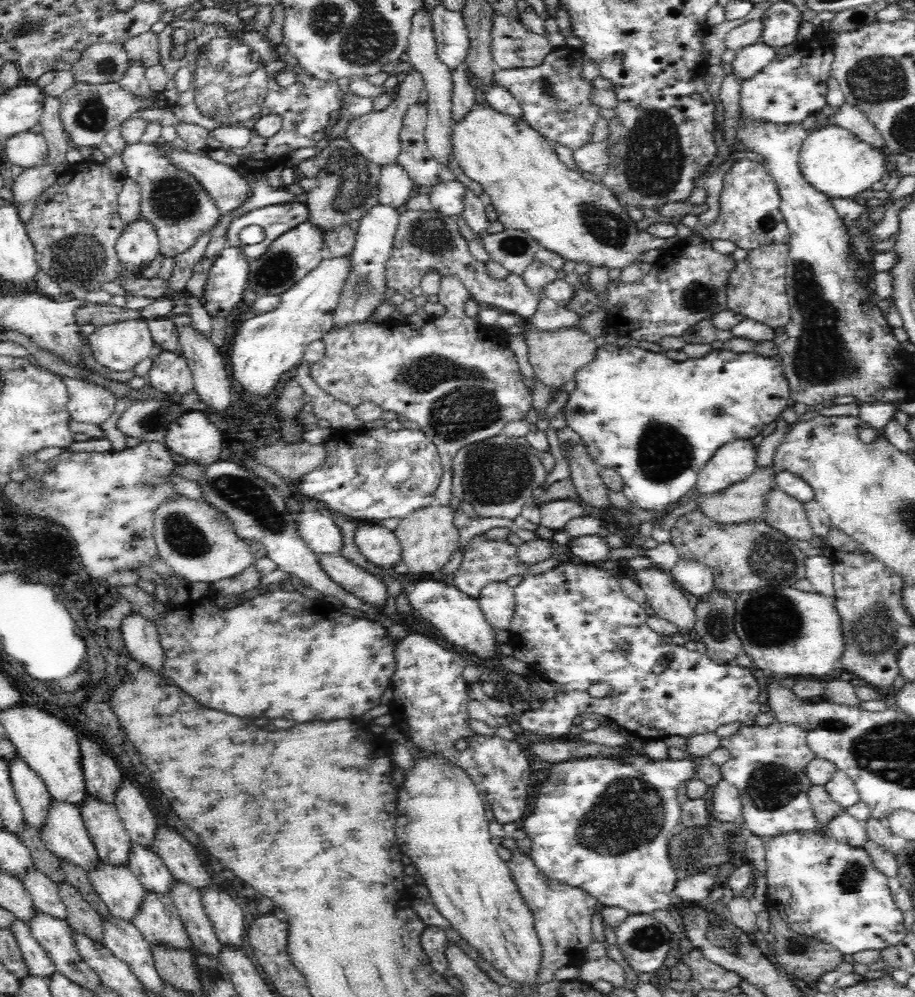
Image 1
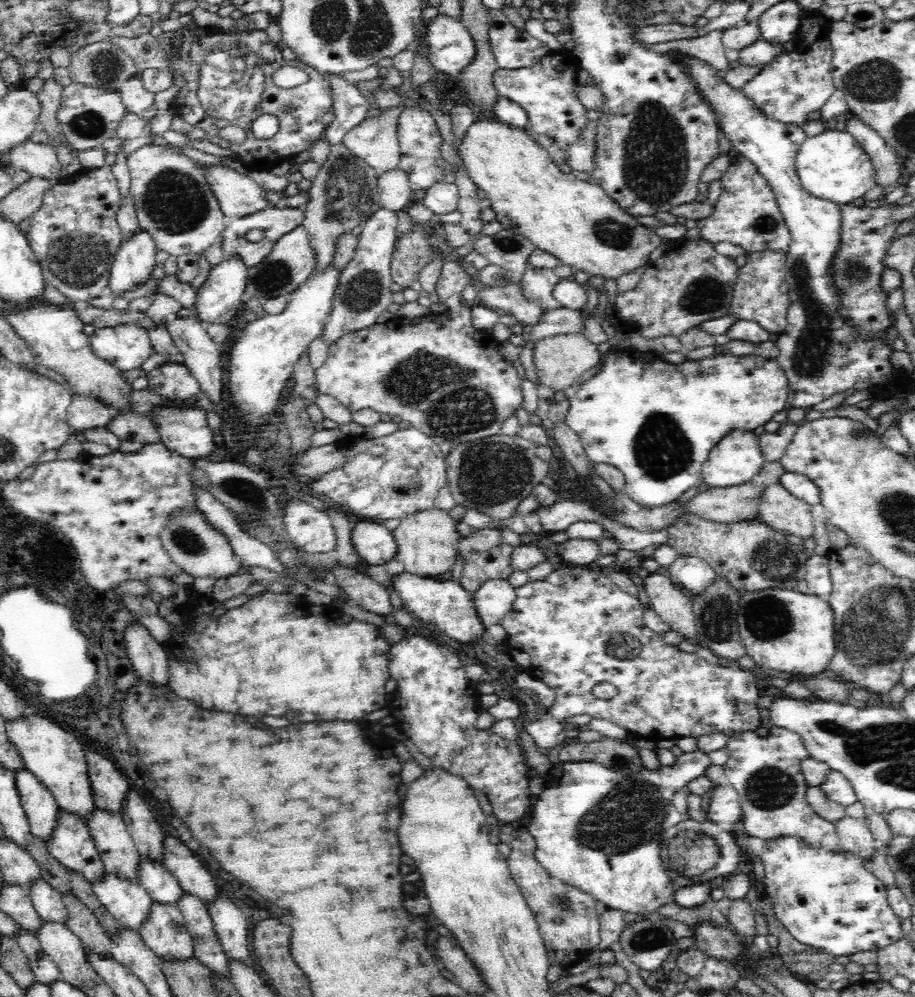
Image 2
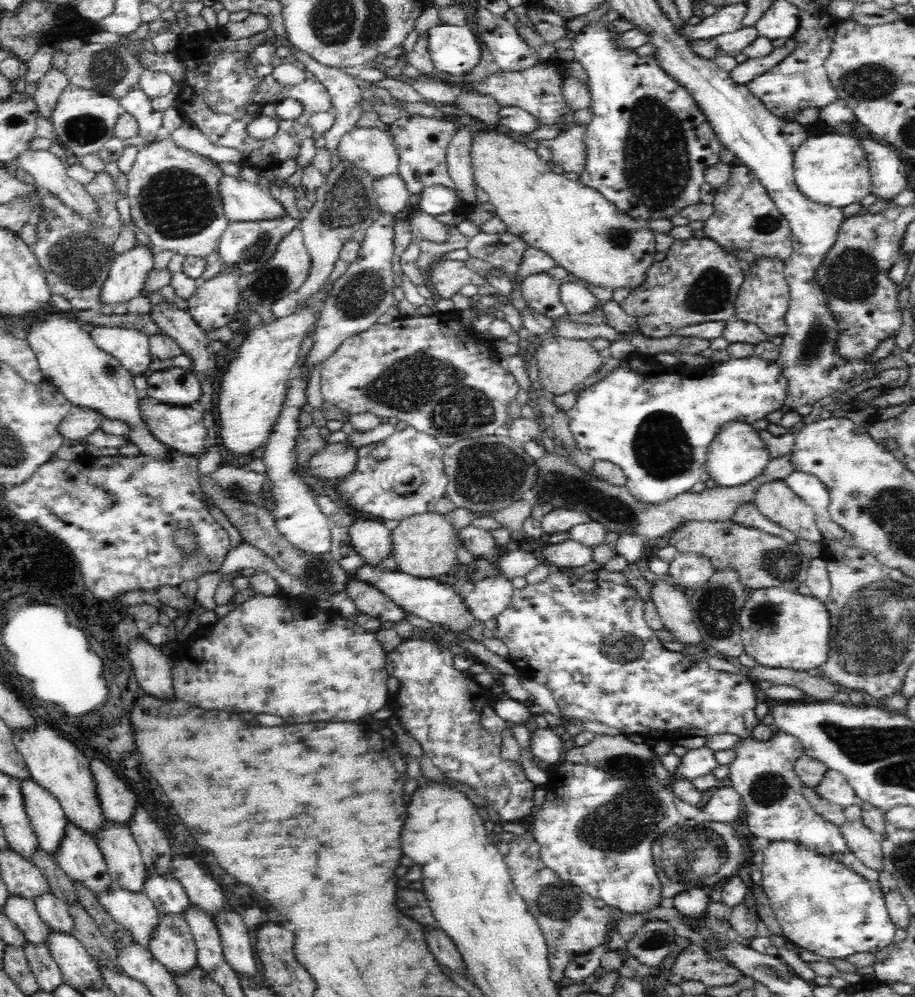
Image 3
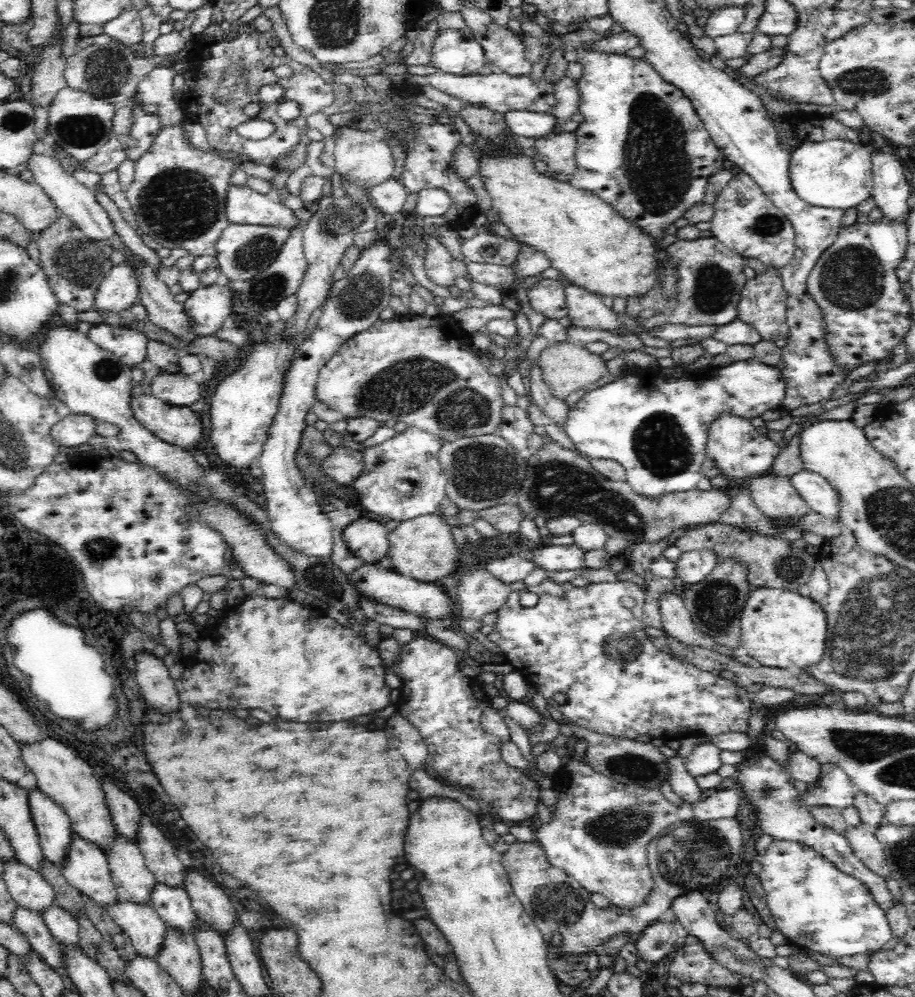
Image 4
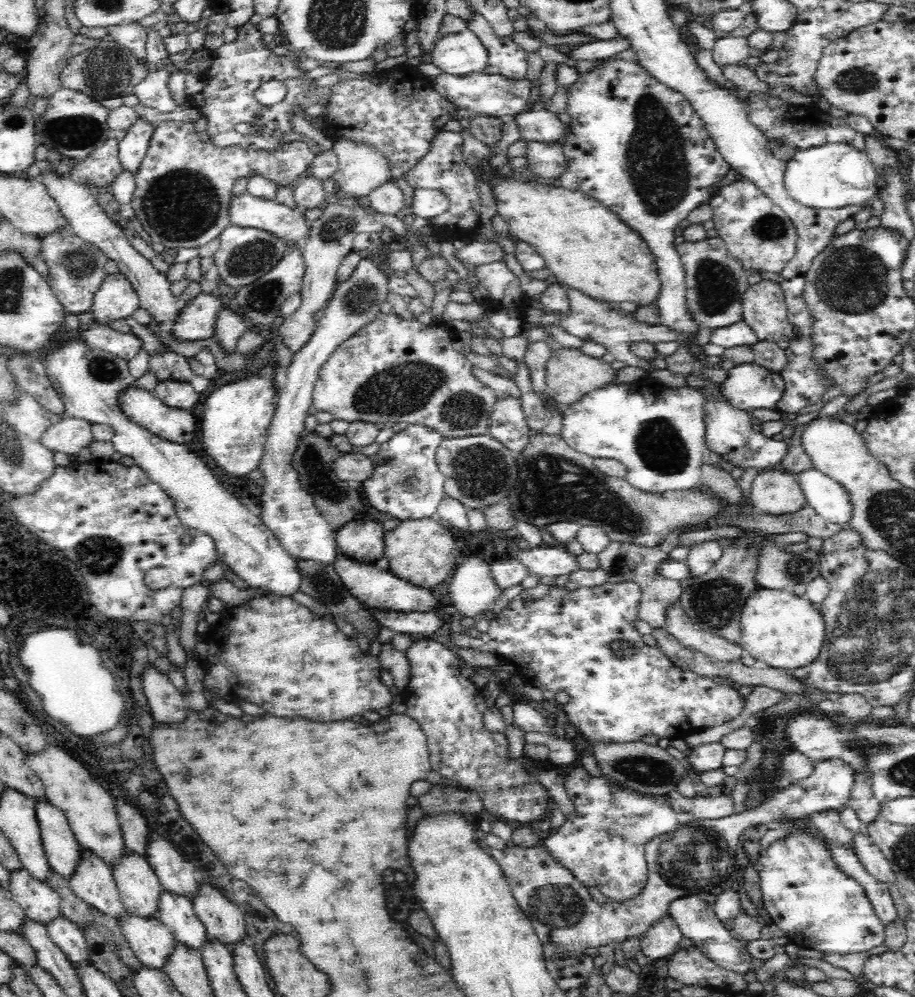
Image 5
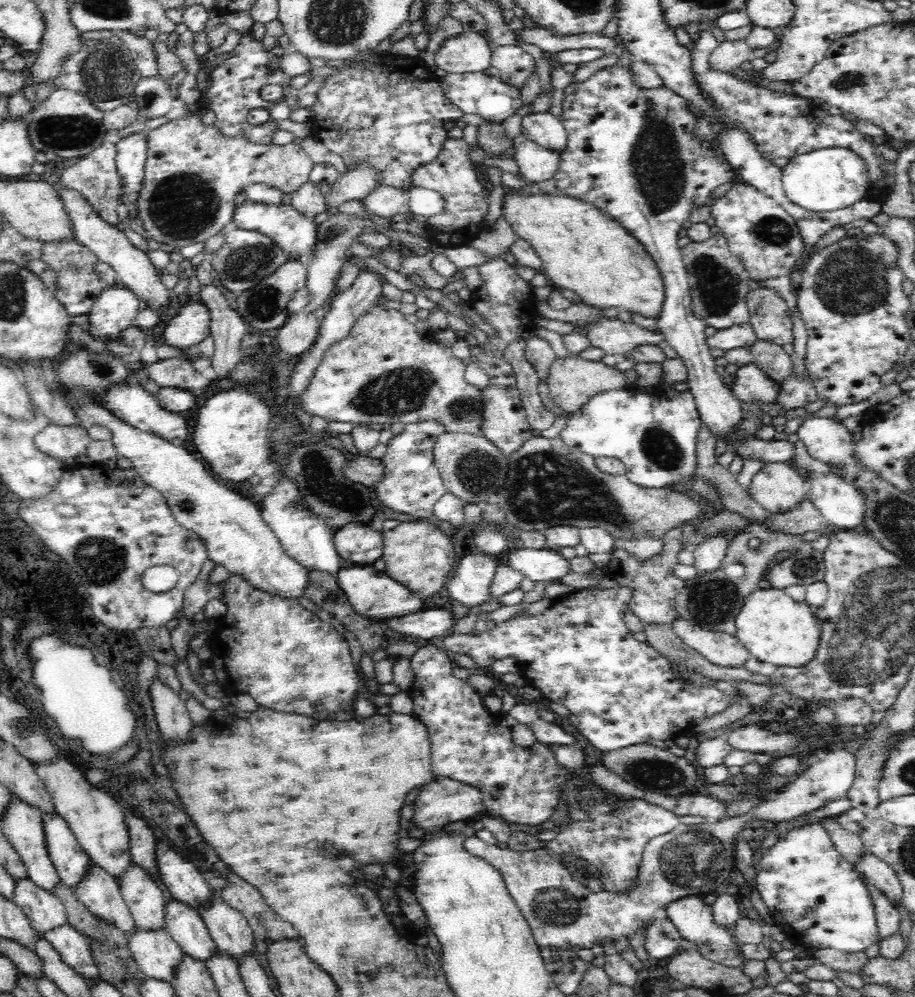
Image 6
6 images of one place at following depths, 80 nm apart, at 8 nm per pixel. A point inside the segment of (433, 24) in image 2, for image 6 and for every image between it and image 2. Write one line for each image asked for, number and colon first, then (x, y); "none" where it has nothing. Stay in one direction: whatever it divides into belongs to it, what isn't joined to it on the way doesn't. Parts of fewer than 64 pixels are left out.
3: (454, 49)
4: (454, 51)
5: (461, 53)
6: (467, 52)

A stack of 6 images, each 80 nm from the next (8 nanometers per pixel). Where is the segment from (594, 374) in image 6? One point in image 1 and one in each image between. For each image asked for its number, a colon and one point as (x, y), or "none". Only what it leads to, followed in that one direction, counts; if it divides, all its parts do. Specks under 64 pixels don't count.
1: (556, 357)
2: (559, 360)
3: (562, 363)
4: (566, 367)
5: (570, 375)

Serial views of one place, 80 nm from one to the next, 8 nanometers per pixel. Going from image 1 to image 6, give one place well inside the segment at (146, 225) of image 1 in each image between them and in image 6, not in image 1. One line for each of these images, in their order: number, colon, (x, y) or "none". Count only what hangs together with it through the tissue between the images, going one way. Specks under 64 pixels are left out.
2: (135, 258)
3: (126, 278)
4: (119, 291)
5: (116, 300)
6: (115, 310)

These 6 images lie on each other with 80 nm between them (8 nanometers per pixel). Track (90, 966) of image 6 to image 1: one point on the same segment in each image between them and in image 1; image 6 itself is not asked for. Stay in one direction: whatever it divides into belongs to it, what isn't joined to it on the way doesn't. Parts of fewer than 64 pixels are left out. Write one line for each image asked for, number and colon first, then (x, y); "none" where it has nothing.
1: (44, 893)
2: (47, 901)
3: (54, 911)
4: (63, 926)
5: (66, 934)

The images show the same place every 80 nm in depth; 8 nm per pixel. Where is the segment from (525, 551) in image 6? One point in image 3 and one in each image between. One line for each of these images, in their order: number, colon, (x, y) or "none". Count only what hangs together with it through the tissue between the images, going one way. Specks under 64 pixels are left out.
3: (570, 554)
4: (557, 558)
5: (551, 561)

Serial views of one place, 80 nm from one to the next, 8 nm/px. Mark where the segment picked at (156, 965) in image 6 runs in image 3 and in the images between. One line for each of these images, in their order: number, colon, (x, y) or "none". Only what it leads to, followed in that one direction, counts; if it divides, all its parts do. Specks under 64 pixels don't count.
3: (135, 912)
4: (141, 924)
5: (151, 941)

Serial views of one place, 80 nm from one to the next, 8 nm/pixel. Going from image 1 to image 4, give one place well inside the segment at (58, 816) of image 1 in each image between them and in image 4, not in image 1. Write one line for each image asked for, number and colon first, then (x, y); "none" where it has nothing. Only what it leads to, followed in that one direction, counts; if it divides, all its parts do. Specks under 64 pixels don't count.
2: (72, 845)
3: (79, 856)
4: (86, 868)

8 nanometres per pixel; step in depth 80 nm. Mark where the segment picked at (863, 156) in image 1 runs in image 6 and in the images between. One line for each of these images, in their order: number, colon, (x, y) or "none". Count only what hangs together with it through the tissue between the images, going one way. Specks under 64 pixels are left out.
2: (833, 165)
3: (831, 168)
4: (836, 173)
5: (835, 175)
6: (829, 179)

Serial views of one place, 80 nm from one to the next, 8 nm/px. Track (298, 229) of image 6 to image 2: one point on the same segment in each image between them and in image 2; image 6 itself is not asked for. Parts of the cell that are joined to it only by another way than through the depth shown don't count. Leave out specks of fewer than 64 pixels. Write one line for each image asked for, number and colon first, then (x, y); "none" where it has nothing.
2: (238, 195)
3: (243, 201)
4: (243, 205)
5: (289, 224)

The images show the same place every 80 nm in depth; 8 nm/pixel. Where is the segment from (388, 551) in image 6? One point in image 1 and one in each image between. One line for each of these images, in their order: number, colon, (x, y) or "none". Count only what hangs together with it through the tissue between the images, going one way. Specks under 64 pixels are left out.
1: (429, 536)
2: (426, 542)
3: (424, 546)
4: (423, 548)
5: (423, 551)

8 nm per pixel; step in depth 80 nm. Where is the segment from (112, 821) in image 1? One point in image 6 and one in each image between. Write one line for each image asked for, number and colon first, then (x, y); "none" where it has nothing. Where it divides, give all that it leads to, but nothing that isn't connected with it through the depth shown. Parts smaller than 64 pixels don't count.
2: (120, 856)
3: (121, 853)
4: (134, 882)
5: (138, 885)
6: (145, 899)

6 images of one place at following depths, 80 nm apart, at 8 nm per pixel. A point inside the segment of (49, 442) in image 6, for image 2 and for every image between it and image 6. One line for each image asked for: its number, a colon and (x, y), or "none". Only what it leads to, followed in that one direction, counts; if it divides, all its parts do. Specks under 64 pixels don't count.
2: (83, 412)
3: (81, 421)
4: (72, 431)
5: (69, 436)

